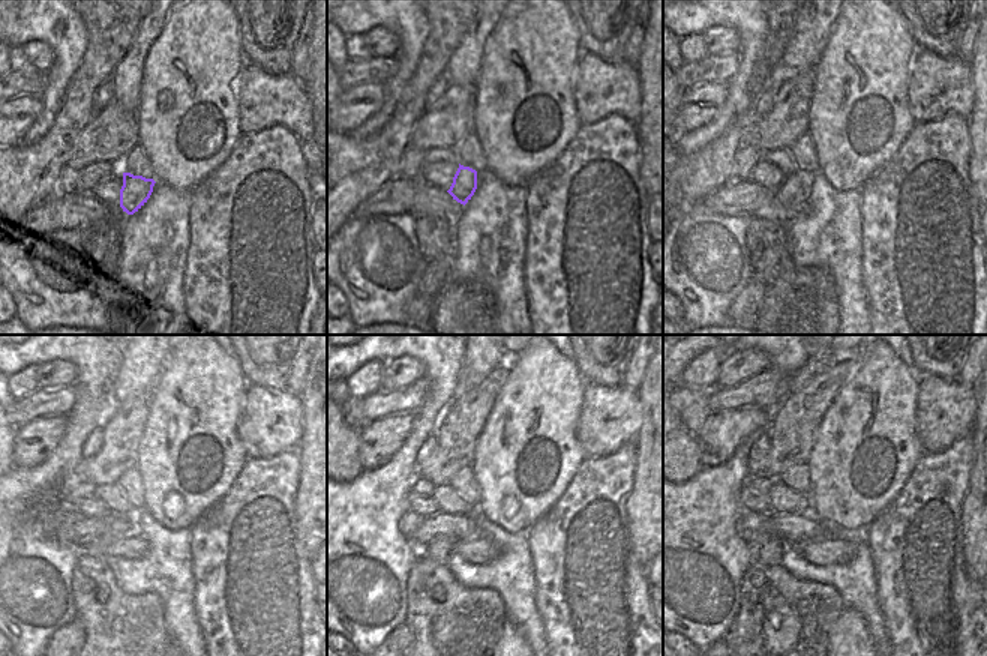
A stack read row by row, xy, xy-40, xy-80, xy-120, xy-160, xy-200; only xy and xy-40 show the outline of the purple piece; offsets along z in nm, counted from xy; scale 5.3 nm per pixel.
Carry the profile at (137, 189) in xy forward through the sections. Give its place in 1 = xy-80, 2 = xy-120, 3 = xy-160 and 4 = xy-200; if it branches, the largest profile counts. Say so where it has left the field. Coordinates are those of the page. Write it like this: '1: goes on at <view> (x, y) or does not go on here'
1: goes on at xy-80 (794, 191)
2: goes on at xy-120 (120, 527)
3: goes on at xy-160 (438, 550)
4: goes on at xy-200 (770, 553)

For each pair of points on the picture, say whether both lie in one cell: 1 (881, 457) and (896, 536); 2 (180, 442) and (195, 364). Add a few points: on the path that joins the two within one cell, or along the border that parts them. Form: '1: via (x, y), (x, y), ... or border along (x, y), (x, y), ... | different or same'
1: border along (909, 476), (894, 500), (864, 530) | different
2: via (191, 422), (195, 404), (195, 383) | same

